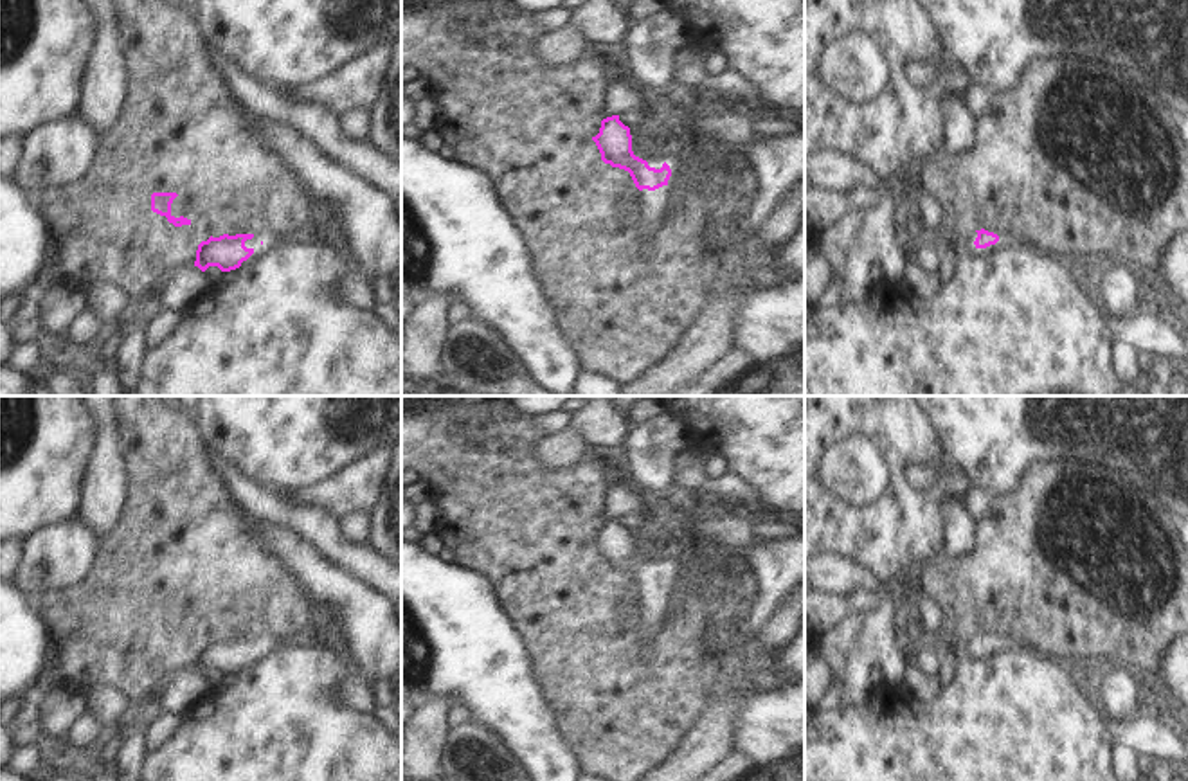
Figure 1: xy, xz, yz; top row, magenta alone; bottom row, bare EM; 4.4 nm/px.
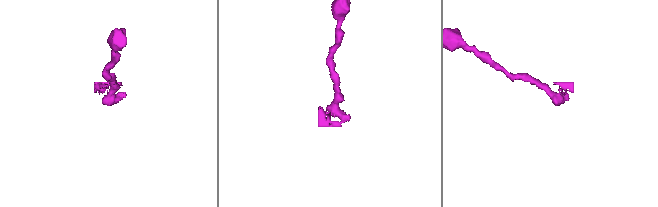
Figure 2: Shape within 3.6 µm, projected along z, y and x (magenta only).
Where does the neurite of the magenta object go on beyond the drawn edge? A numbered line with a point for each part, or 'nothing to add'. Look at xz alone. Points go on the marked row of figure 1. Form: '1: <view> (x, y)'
1: xz (652, 206)

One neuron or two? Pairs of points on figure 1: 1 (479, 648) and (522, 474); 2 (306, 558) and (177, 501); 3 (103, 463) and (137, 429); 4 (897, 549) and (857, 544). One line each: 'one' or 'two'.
1: two
2: two
3: two
4: one

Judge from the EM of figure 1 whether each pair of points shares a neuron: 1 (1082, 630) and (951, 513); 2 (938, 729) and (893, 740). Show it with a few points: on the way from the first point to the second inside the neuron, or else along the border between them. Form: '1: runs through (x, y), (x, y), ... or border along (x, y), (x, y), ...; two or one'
1: border along (978, 524), (974, 546), (967, 553), (942, 553); two
2: runs through (927, 740), (904, 740); one

